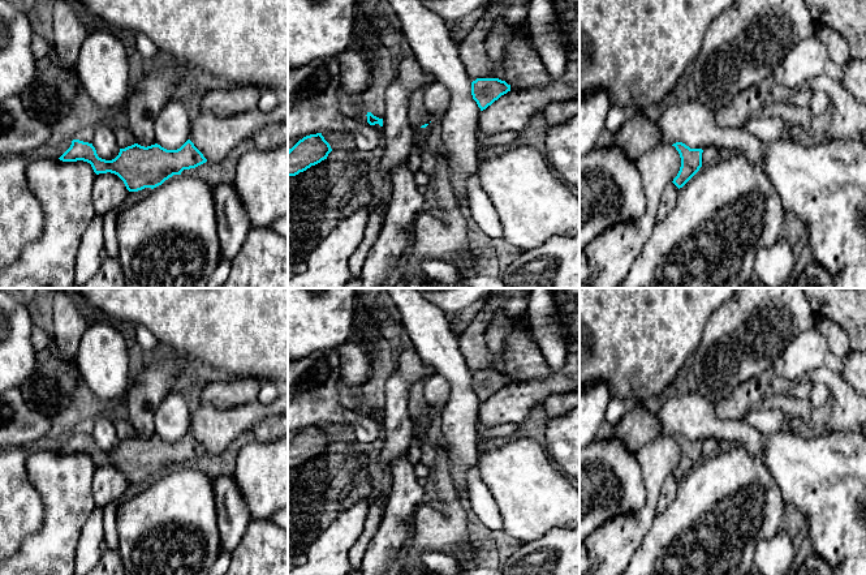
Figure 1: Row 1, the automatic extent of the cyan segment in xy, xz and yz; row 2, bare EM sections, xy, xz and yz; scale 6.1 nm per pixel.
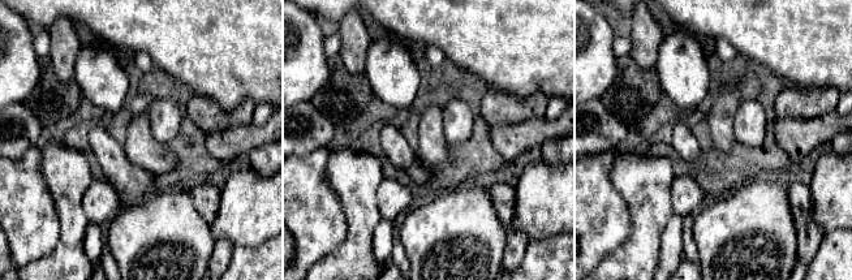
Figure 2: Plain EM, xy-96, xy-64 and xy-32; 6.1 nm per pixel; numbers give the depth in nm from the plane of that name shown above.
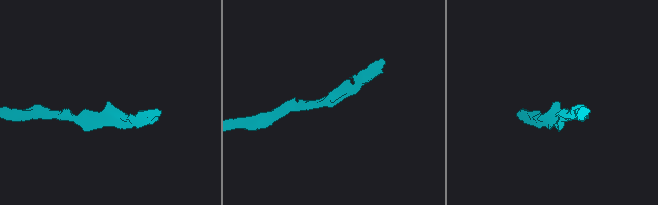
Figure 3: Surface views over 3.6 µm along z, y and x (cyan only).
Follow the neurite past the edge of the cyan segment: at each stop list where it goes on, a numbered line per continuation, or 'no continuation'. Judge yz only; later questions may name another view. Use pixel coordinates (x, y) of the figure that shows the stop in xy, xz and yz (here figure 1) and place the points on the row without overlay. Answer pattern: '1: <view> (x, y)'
no continuation

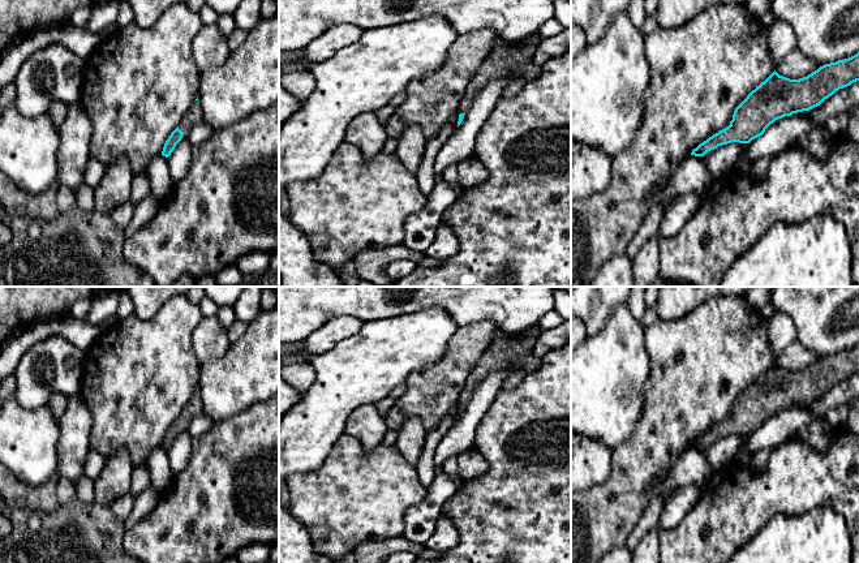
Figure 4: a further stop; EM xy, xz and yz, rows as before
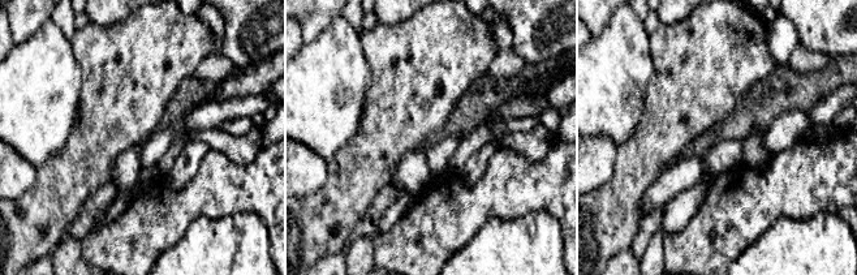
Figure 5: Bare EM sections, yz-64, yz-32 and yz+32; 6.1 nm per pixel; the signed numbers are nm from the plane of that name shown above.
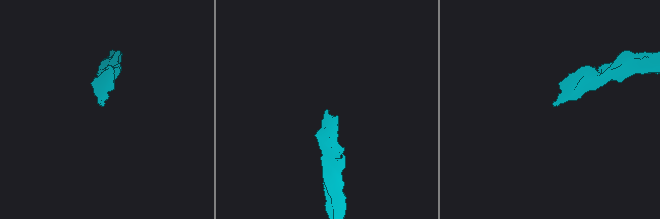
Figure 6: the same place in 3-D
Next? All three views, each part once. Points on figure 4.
1: xy (194, 407)

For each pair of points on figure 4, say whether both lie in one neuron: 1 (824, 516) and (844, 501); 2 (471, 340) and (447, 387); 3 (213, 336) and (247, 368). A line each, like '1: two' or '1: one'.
1: two
2: one
3: two

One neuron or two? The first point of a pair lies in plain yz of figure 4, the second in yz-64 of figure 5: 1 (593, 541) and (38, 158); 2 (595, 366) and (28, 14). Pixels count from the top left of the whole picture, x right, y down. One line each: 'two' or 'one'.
1: two
2: two

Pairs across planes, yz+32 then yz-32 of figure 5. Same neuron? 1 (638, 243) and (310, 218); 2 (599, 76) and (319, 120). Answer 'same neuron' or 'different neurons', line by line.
1: different neurons
2: same neuron

